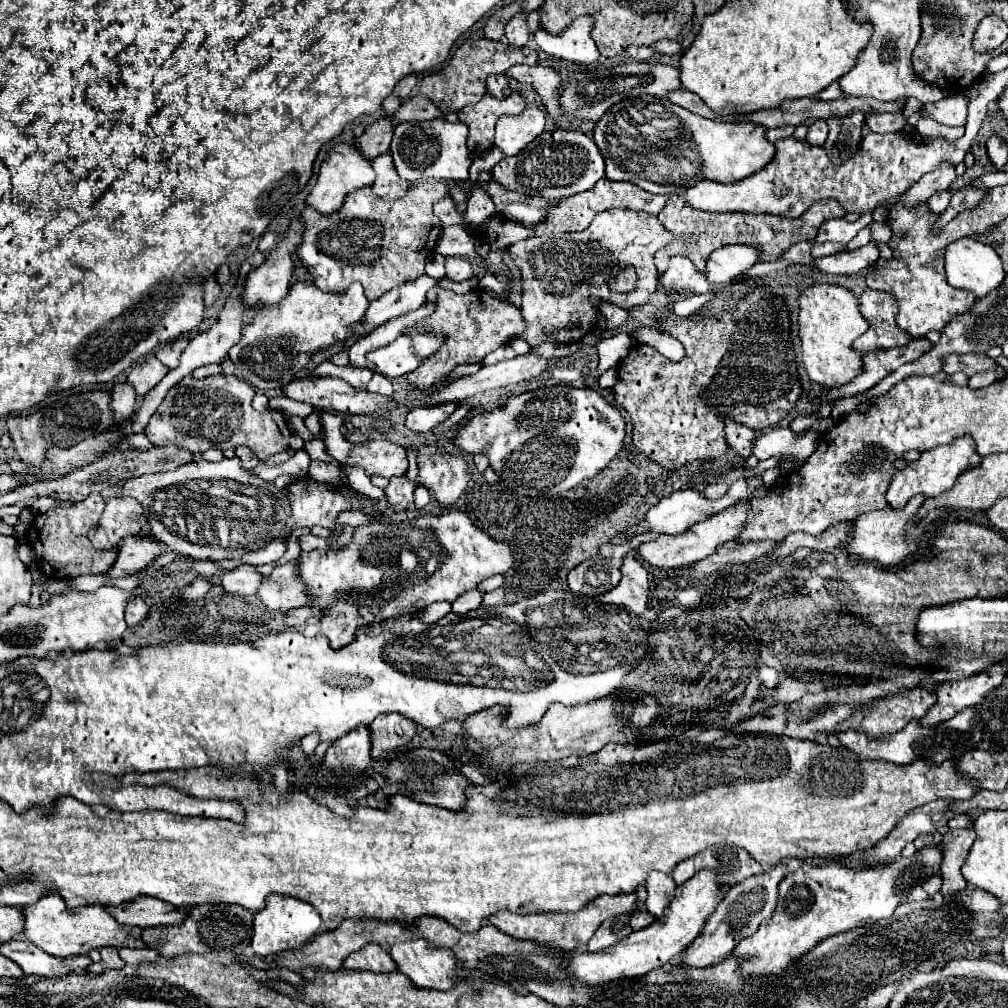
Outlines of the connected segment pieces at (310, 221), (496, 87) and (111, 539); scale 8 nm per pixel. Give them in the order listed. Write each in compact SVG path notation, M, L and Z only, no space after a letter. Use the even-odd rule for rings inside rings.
M423 180L419 186L409 188L405 198L393 202L385 202L365 186L353 190L333 214L323 216L307 206L303 212L307 232L301 248L297 248L297 256L321 290L341 292L351 282L361 282L369 300L381 298L393 286L425 274L425 262L435 252L441 232L433 214L433 202L443 196L447 196L447 184ZM335 218L339 218L339 228L331 230L331 220Z
M493 74L493 78L489 78L487 82L487 92L493 96L493 98L507 98L509 96L509 80L505 74Z
M109 496L105 500L105 510L99 518L99 524L89 530L87 538L95 548L103 550L115 548L125 536L135 534L151 534L145 522L143 506L129 496Z

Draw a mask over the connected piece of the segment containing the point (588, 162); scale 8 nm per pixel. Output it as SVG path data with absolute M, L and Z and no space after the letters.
M547 130L537 142L521 150L521 154L503 158L493 166L491 174L497 184L525 196L567 198L593 188L595 182L605 176L605 162L589 134L579 130Z

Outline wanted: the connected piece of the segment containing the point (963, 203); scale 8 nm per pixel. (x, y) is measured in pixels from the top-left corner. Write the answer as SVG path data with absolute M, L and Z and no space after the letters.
M965 186L963 190L957 190L957 192L953 194L953 202L951 202L949 208L941 214L937 226L943 226L943 222L951 222L953 216L957 216L957 212L963 212L963 210L975 206L983 196L985 196L985 190L973 190L973 188L969 188L969 186Z

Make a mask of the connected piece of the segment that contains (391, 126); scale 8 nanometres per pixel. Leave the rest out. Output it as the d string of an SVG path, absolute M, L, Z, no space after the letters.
M389 116L375 120L371 126L365 128L365 134L357 138L357 148L369 160L389 152L389 144L391 144L395 128L397 128L397 122L393 122Z

